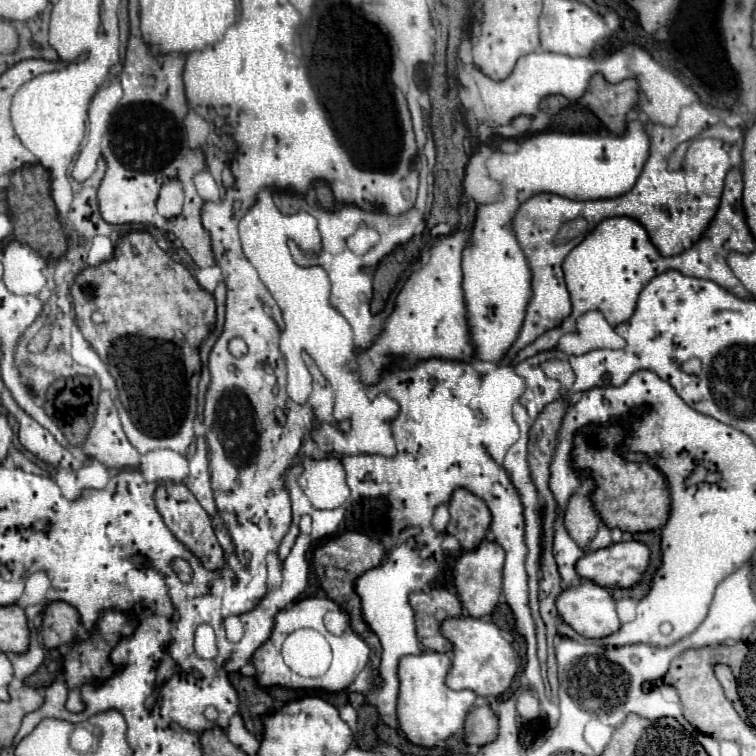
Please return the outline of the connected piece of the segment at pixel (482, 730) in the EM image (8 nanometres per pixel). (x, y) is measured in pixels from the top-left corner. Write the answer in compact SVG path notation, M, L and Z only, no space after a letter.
M480 706L468 712L464 722L464 742L468 746L484 746L496 738L498 720L490 706Z

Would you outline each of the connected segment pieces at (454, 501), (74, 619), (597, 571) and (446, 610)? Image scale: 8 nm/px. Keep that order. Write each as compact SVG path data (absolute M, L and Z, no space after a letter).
M458 488L448 502L448 510L450 522L446 526L446 534L456 536L464 550L474 550L490 526L488 506L472 492Z
M48 602L44 606L42 618L42 640L46 648L58 648L60 644L70 644L78 628L80 616L74 606L66 602Z
M630 540L586 552L576 562L576 572L580 578L592 580L602 588L630 588L634 586L650 560L650 550L646 544Z
M446 588L410 594L410 606L416 612L418 640L434 652L450 652L452 644L440 636L438 628L444 618L458 618L462 606L456 594Z

